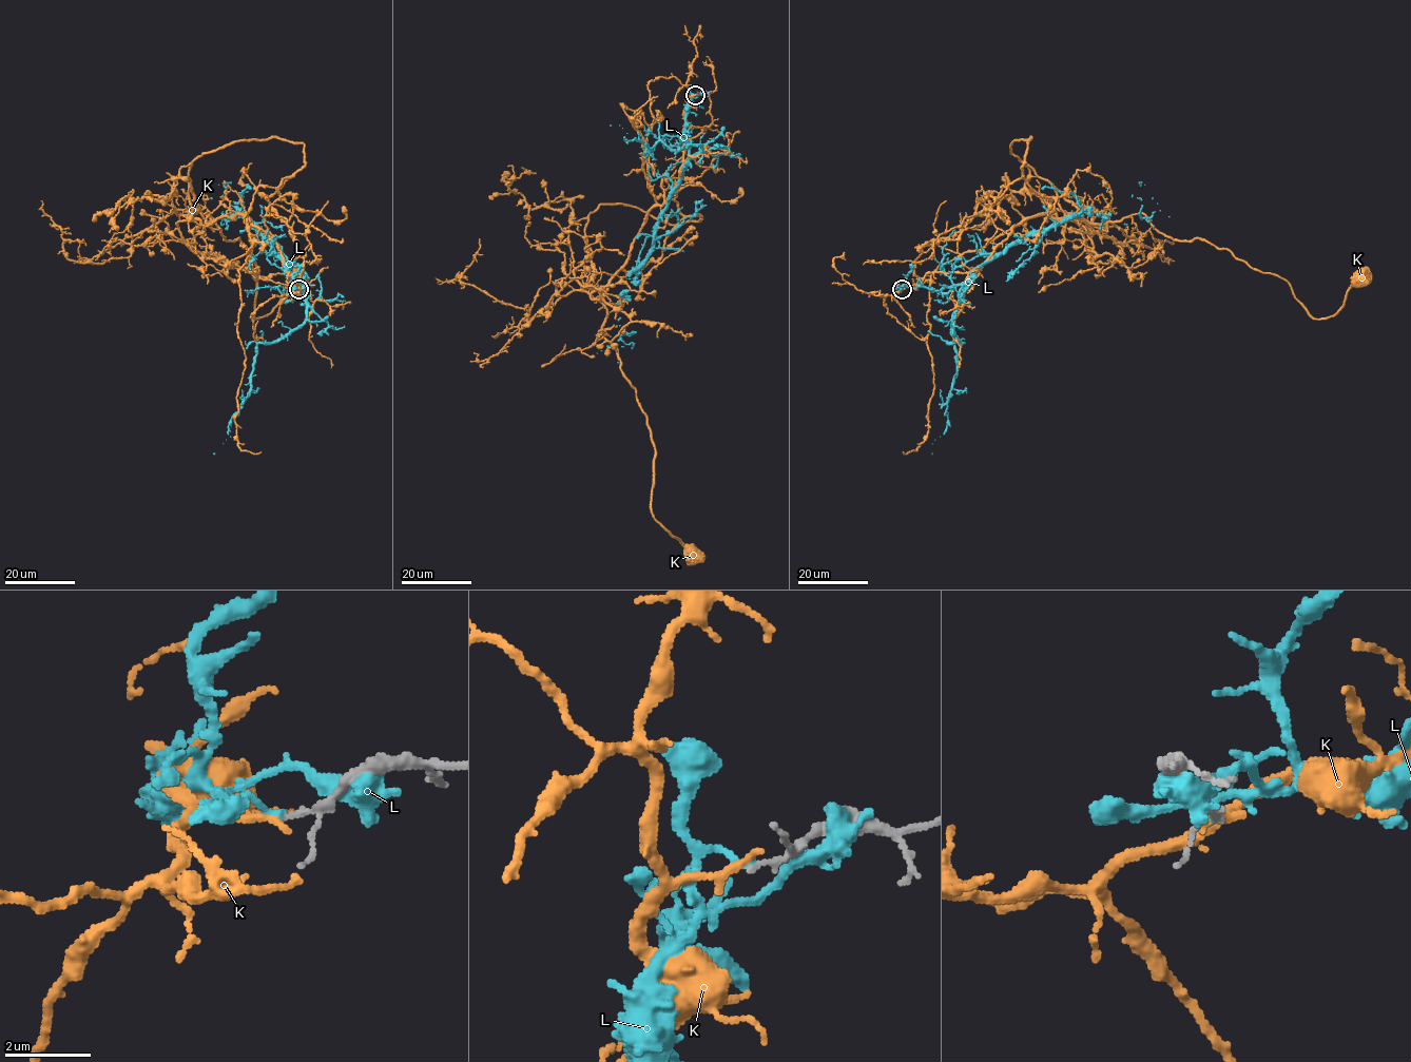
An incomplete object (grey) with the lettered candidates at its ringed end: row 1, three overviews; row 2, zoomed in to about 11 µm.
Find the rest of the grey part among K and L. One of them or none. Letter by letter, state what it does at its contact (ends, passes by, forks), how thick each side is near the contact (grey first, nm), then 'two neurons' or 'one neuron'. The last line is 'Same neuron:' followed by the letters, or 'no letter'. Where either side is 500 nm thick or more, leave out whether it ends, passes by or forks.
K: it ends | 110/200 nm | two neurons
L: it ends | 110/140 nm | two neurons
Same neuron: no letter

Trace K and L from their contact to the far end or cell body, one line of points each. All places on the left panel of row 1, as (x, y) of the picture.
K: (300, 289), (246, 216), (206, 213), (250, 249), (254, 319), (300, 277)
L: (300, 289), (289, 293), (291, 274), (238, 210), (223, 224), (237, 211), (225, 197), (200, 211)

